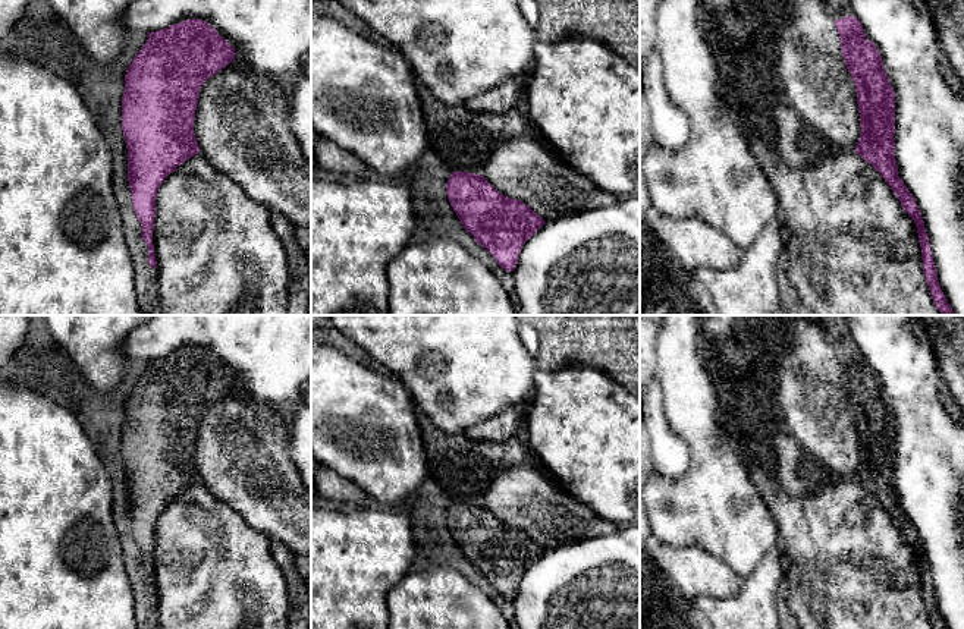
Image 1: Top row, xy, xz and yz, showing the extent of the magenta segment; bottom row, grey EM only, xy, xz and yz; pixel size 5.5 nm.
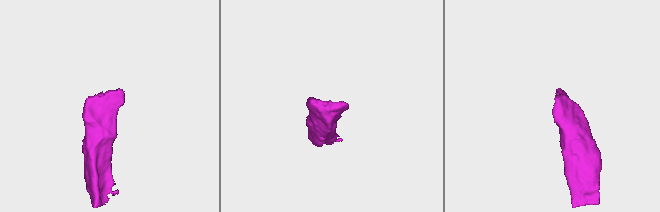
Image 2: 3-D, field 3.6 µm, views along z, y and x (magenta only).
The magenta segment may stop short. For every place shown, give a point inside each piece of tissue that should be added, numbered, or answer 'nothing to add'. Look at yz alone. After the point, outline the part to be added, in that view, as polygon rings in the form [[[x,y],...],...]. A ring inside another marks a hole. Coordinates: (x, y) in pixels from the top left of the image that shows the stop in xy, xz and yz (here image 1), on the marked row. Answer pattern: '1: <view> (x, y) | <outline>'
1: yz (837, 9) | [[[822,0],[822,4],[833,21],[842,19],[845,16],[854,16],[848,0]]]

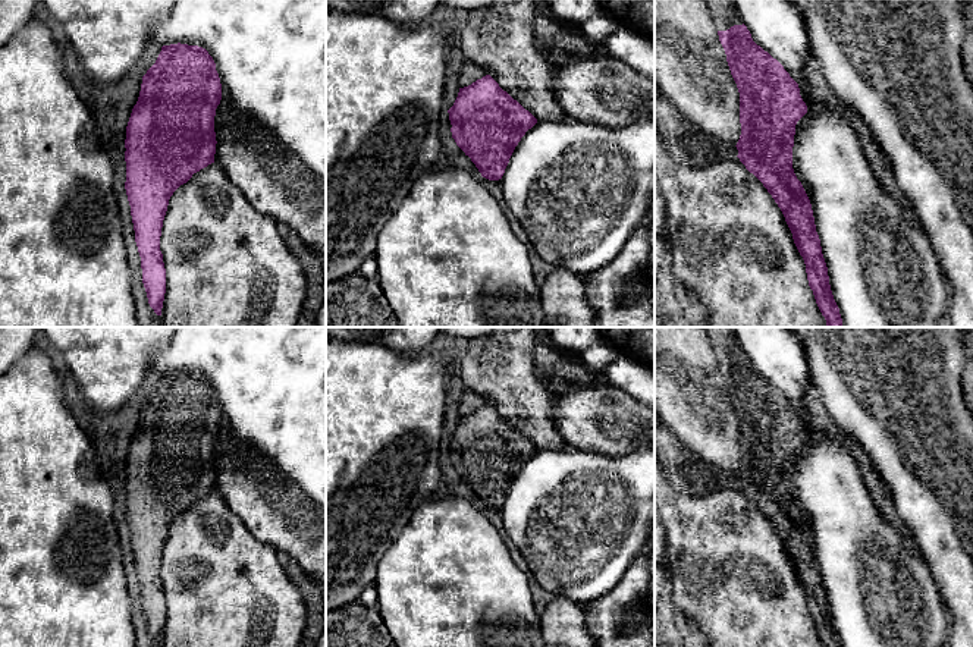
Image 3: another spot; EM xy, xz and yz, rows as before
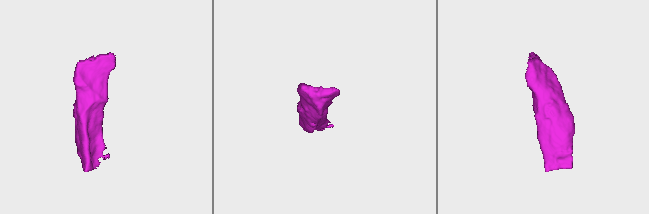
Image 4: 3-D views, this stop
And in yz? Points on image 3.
1: yz (724, 12) | [[[704,0],[718,31],[726,31],[734,25],[743,25],[743,19],[734,0]]]

